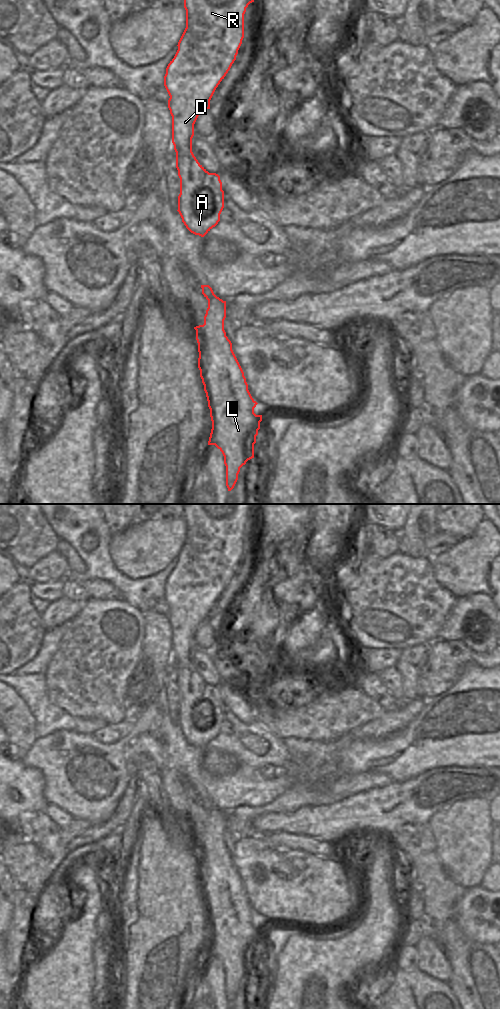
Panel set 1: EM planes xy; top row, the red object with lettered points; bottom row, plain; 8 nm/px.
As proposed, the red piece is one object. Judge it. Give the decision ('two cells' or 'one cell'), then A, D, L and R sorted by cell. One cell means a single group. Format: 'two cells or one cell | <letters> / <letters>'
one cell | A D L R

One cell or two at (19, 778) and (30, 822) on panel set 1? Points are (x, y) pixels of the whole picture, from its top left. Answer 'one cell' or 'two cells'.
two cells

